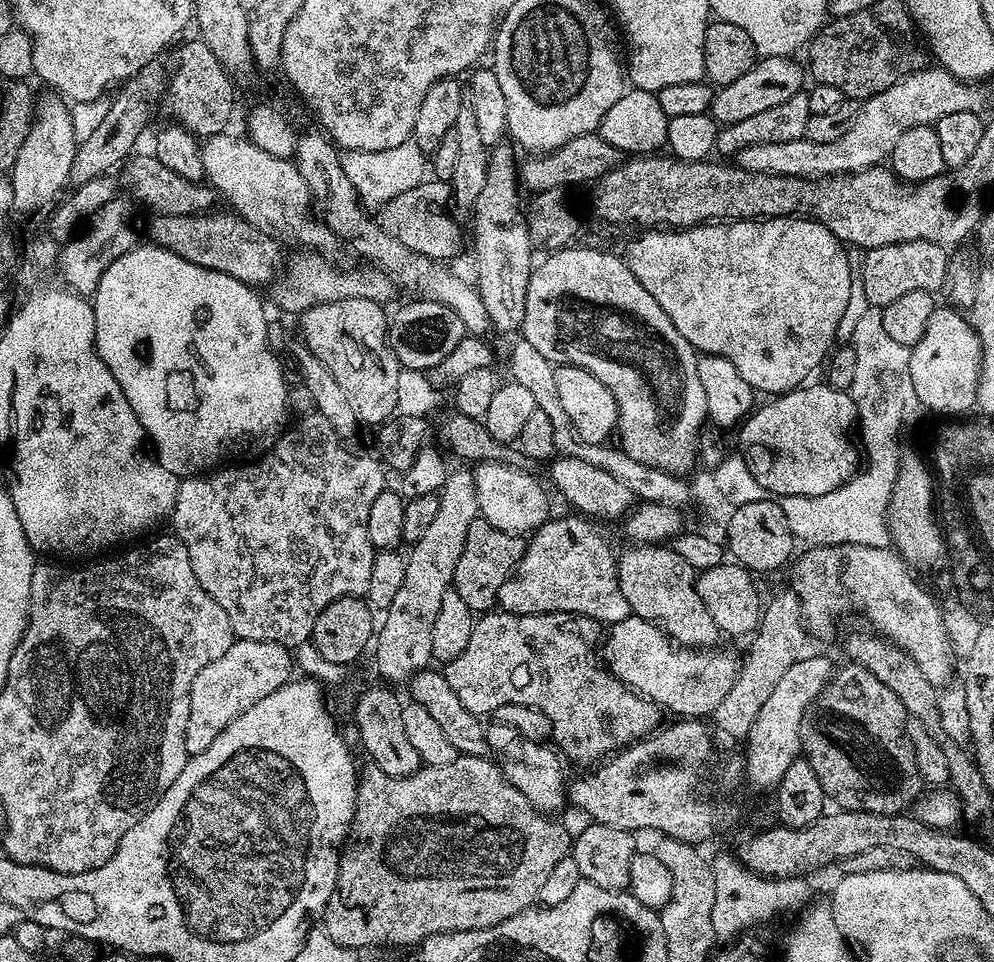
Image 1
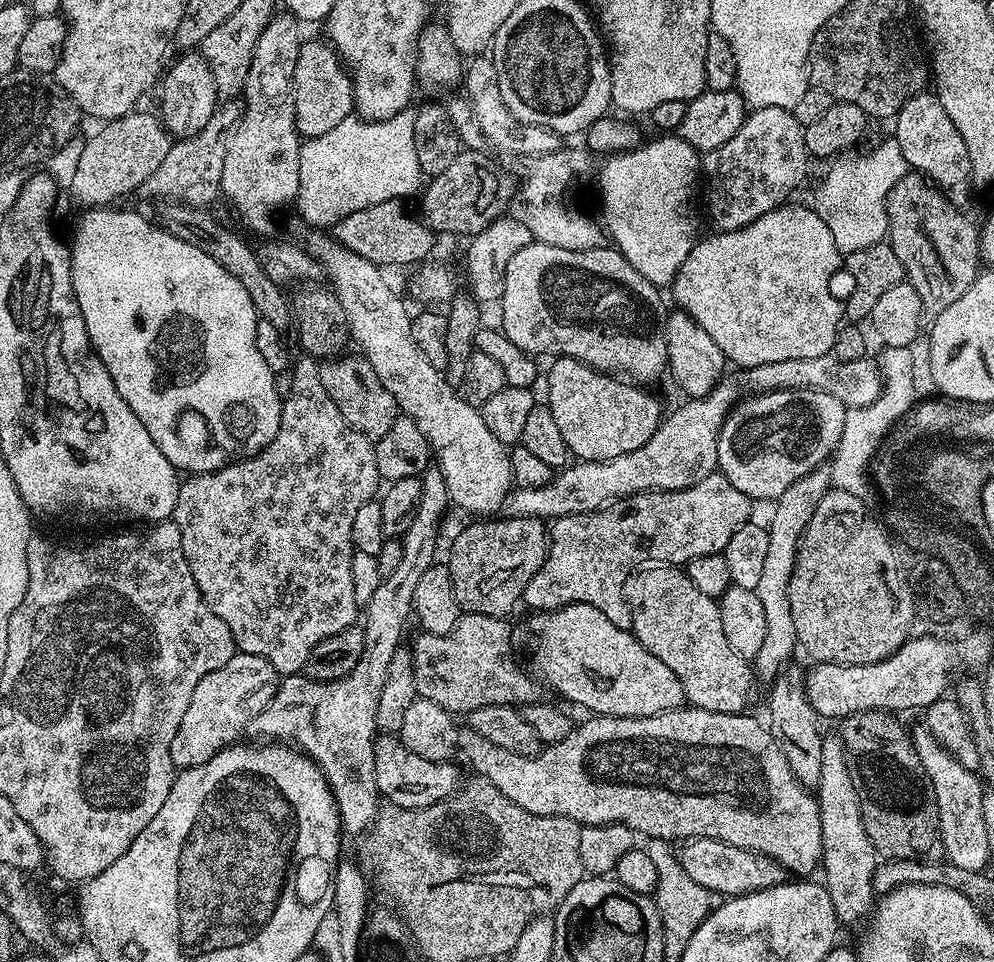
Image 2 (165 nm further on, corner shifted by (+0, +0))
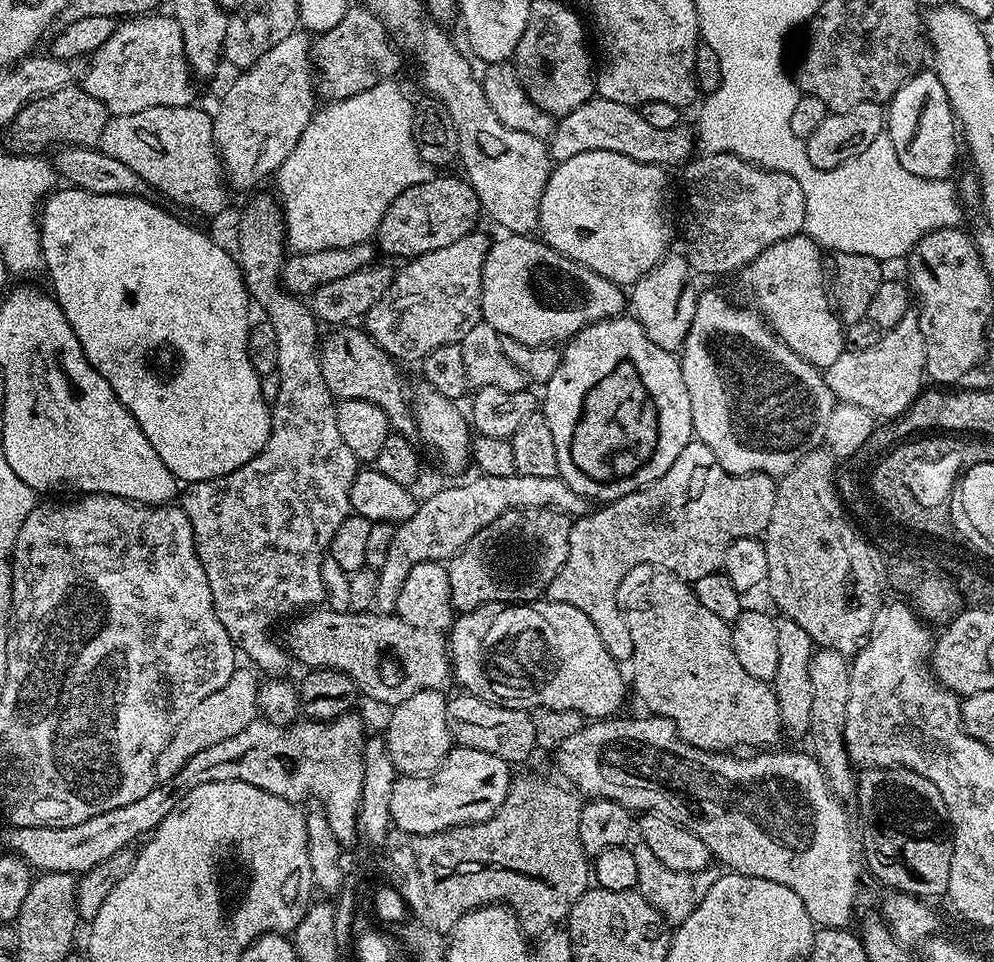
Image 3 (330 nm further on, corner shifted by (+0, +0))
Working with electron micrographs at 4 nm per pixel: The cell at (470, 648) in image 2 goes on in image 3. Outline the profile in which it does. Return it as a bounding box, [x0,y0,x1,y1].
[282,606,453,706]

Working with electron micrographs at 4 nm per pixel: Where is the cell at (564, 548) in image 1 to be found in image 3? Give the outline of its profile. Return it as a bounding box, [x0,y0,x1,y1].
[546,438,777,662]

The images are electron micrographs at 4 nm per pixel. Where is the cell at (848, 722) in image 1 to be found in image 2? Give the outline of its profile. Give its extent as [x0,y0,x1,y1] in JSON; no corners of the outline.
[838,712,943,860]

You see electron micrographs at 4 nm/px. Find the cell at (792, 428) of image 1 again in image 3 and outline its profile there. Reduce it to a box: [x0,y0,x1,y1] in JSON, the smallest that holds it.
[678,291,834,478]

